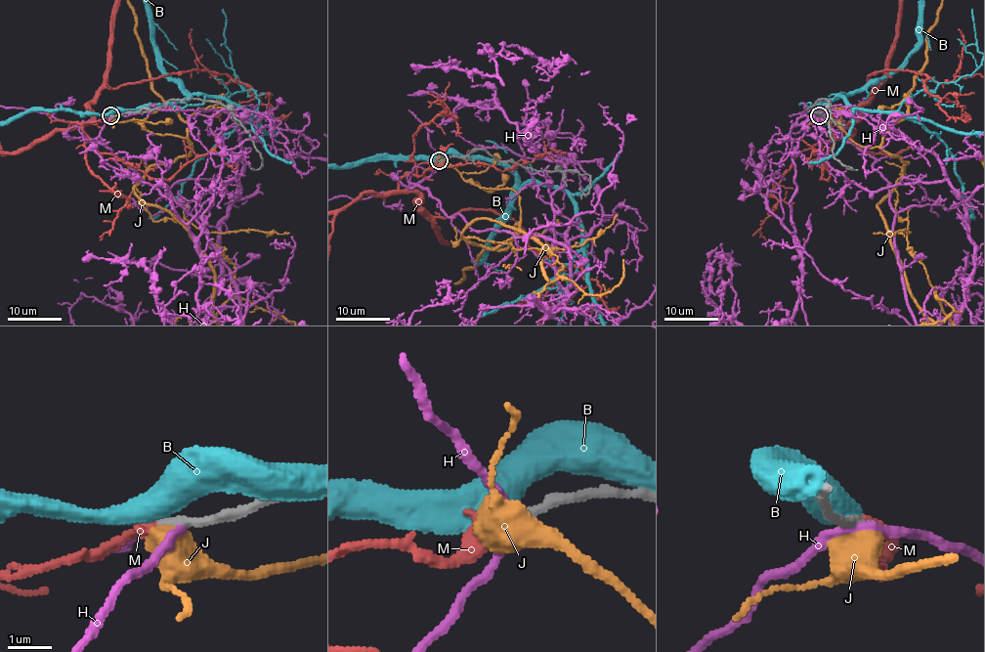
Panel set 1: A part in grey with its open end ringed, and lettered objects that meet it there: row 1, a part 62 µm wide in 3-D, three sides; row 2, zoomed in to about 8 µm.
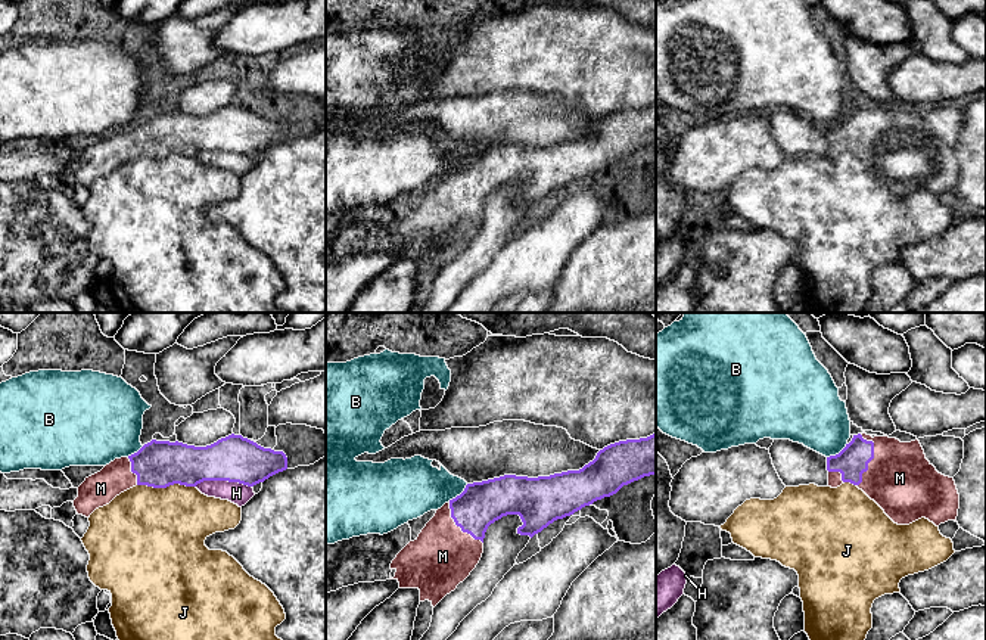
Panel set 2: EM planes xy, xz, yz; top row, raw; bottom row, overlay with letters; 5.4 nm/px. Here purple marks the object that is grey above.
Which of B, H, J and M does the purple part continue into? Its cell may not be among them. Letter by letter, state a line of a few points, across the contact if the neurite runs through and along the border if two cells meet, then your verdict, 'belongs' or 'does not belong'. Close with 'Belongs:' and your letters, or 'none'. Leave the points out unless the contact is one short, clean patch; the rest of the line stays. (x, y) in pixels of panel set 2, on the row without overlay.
B: does not belong
H: does not belong
J: does not belong
M: belongs
Belongs: M

